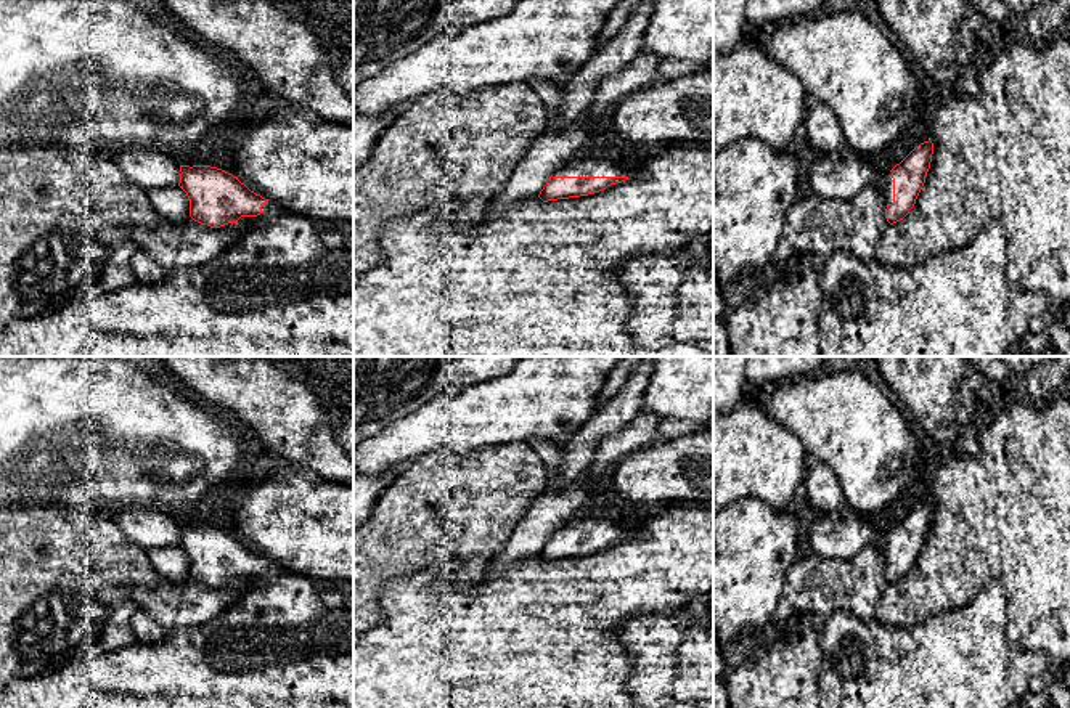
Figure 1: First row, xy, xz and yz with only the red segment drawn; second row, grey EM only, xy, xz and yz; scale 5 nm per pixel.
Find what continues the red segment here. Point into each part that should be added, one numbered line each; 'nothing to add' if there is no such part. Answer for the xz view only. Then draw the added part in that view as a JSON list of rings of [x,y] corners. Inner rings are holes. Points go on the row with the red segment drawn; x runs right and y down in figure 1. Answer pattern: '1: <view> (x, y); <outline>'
1: xz (575, 167); [[[572,157],[566,165],[553,172],[553,177],[630,177],[627,169],[604,159]]]

